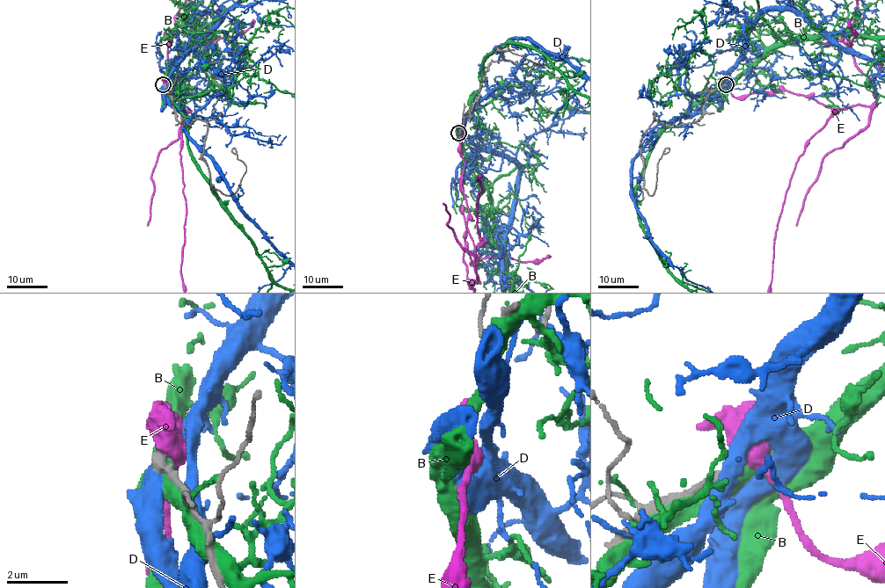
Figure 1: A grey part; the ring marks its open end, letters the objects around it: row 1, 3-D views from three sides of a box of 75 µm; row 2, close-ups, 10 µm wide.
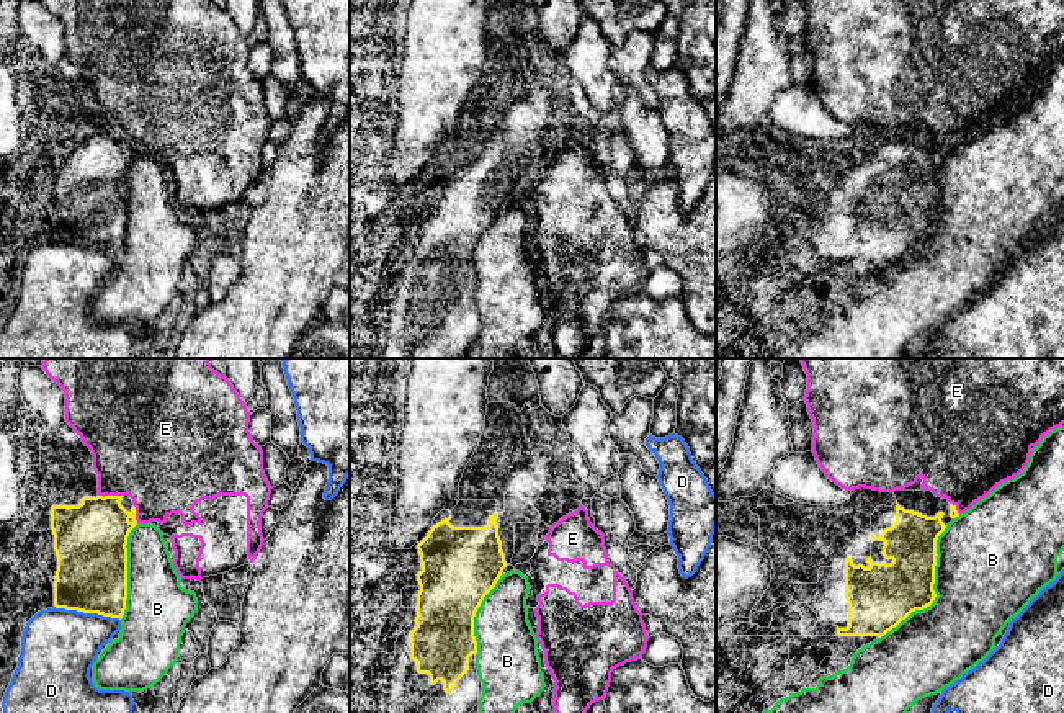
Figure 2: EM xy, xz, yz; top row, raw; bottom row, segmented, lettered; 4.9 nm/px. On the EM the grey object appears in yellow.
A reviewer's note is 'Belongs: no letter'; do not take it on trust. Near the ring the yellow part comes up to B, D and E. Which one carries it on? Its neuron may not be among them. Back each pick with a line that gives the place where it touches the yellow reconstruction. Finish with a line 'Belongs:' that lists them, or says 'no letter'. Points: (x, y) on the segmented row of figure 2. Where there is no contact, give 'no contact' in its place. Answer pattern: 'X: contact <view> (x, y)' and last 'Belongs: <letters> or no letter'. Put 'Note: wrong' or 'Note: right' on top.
Note: right
Belongs: no letter

